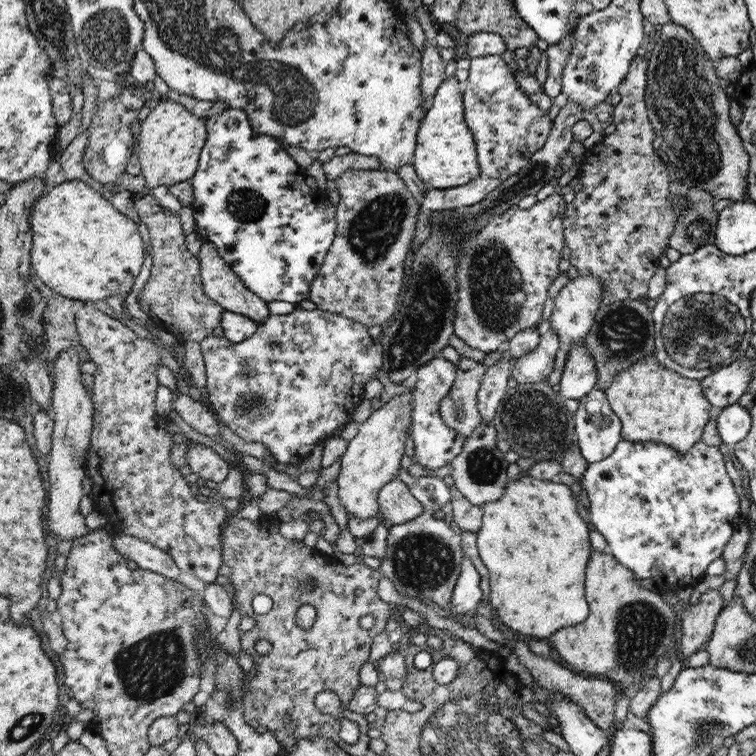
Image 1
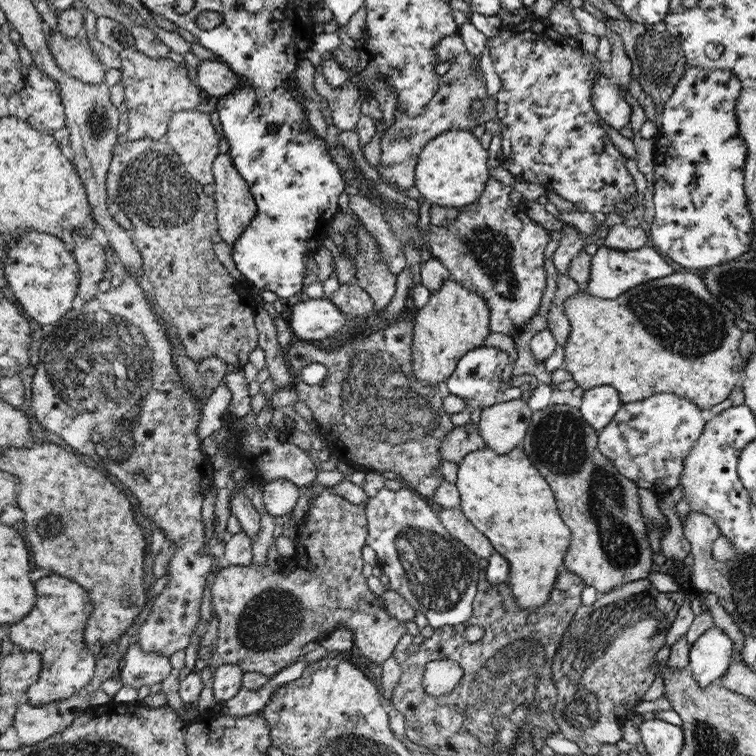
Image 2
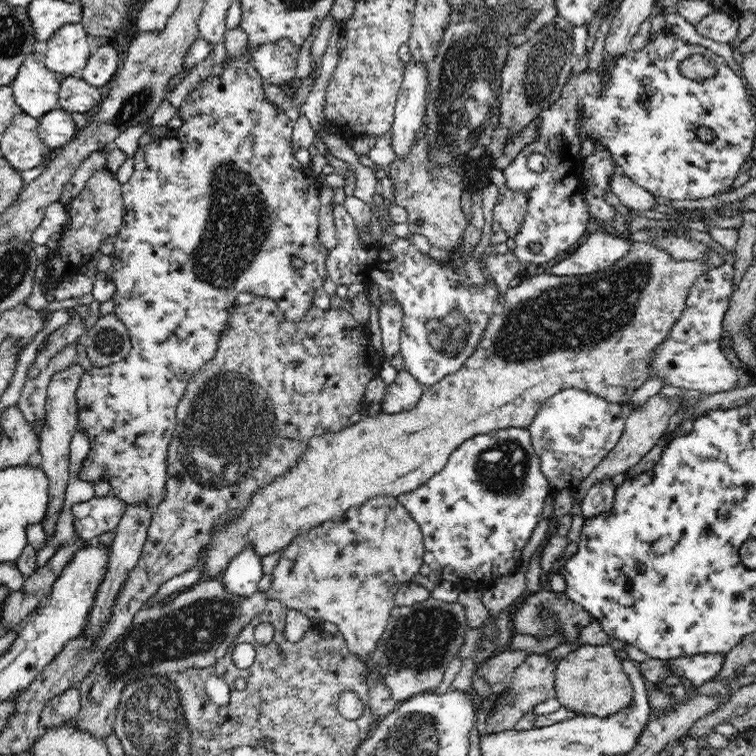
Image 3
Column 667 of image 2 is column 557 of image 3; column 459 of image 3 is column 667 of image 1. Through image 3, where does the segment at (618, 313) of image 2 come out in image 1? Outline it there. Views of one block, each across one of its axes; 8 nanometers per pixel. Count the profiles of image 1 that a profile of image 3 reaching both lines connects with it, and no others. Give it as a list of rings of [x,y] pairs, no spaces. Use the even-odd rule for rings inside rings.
[[[654,354],[638,360],[628,370],[622,370],[614,376],[612,384],[604,390],[611,409],[621,420],[622,439],[630,442],[662,442],[670,448],[674,448],[680,454],[687,454],[688,450],[701,440],[706,423],[711,418],[715,409],[702,394],[700,380],[684,378],[672,370],[666,370],[658,364]]]

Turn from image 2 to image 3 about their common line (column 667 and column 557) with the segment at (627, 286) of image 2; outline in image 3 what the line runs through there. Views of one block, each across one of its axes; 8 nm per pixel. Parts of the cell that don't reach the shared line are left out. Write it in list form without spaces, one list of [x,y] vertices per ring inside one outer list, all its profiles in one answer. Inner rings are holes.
[[[597,230],[566,258],[556,262],[549,274],[578,276],[604,270],[621,259],[630,248],[631,240],[616,236],[612,231]]]

